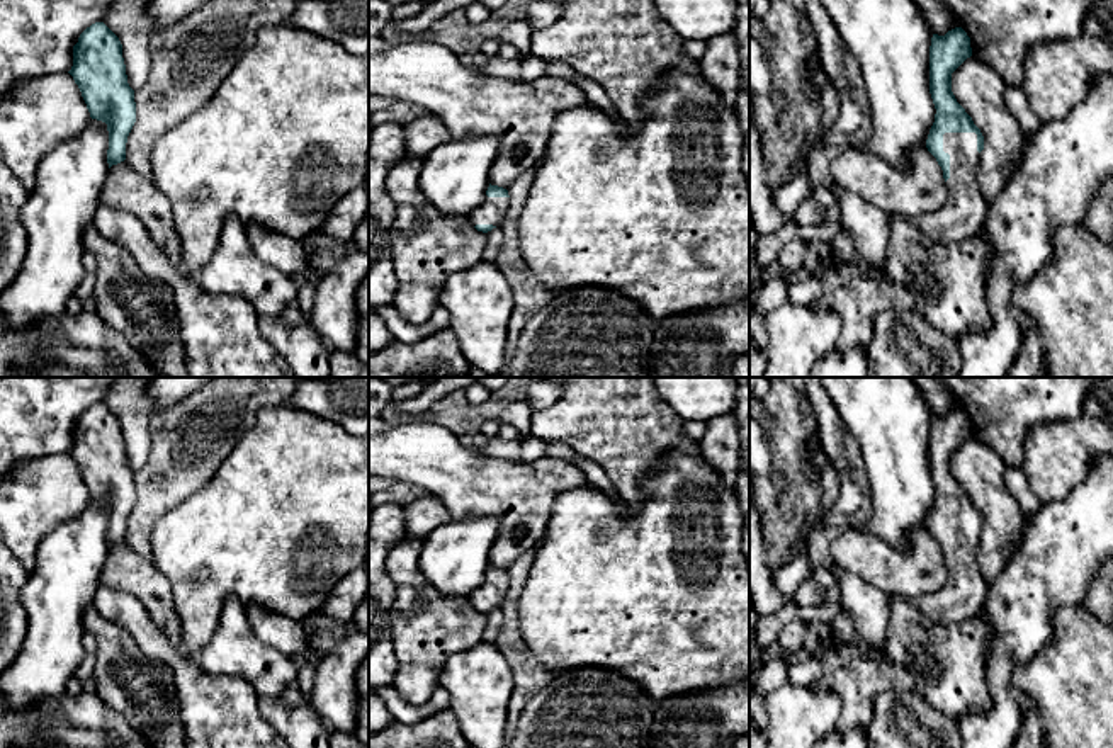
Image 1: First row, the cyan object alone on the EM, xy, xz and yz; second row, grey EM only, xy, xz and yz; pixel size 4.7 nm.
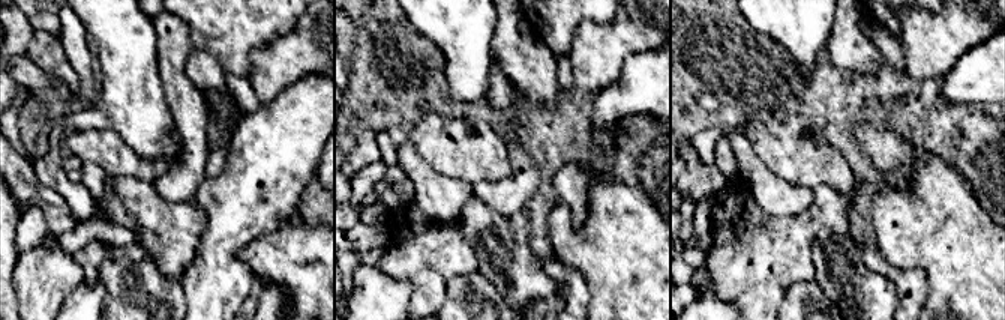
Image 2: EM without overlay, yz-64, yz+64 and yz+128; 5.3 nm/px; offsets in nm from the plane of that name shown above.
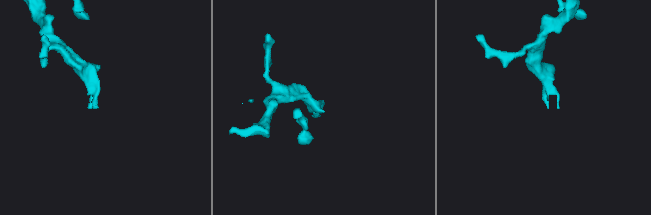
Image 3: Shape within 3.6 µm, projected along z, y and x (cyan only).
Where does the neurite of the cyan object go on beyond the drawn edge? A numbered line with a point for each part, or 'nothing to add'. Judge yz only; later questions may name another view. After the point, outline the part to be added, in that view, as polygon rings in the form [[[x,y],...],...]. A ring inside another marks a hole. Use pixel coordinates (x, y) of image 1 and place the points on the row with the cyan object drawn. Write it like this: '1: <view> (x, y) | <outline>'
1: yz (962, 215) | [[[945,133],[943,151],[950,155],[950,178],[946,201],[933,211],[916,218],[921,231],[940,245],[952,245],[982,231],[989,202],[977,180],[980,153],[975,133]]]

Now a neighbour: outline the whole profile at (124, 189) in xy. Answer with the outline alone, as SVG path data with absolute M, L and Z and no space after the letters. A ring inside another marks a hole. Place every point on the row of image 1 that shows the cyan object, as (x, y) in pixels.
M126 160L109 168L100 206L124 209L139 218L177 269L190 274L182 260L182 243L173 228L170 201L156 189L151 178L136 173Z

